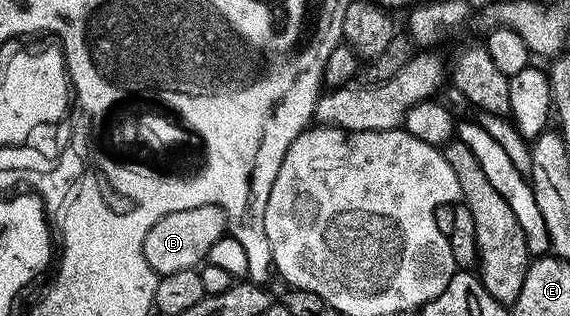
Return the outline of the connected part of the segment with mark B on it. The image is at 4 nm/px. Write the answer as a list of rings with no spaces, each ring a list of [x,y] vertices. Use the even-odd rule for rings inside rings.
[[[215,205],[192,207],[188,211],[172,211],[172,215],[164,215],[160,223],[148,231],[144,239],[144,259],[148,259],[148,267],[159,275],[185,269],[198,269],[209,258],[212,243],[227,236],[226,215]]]

